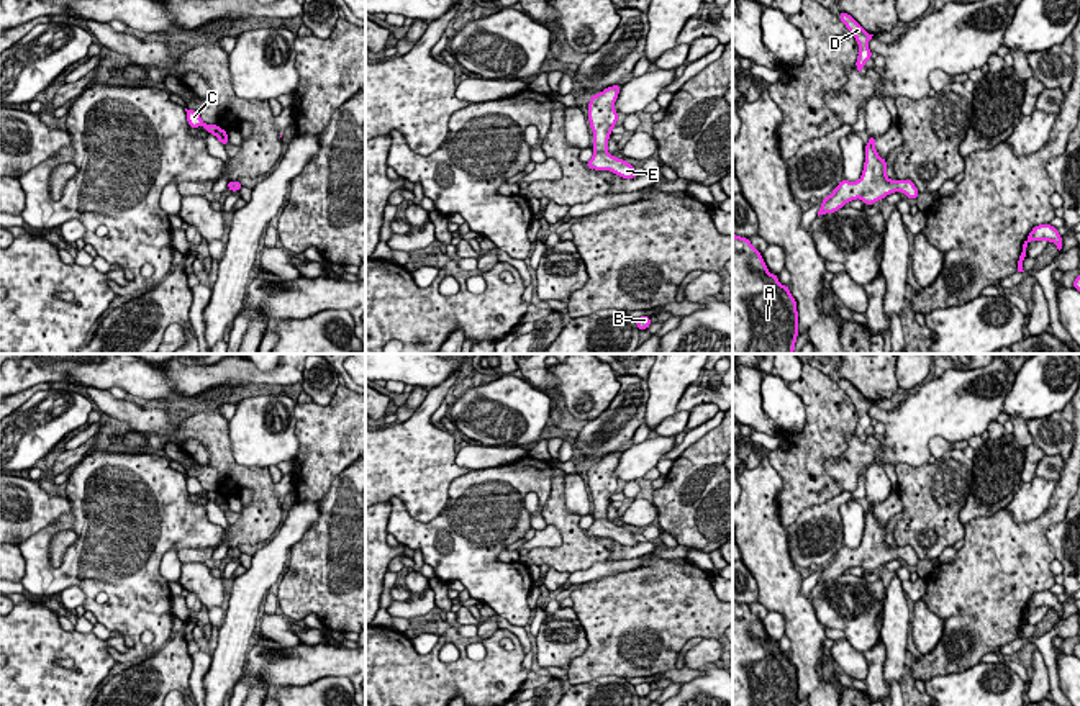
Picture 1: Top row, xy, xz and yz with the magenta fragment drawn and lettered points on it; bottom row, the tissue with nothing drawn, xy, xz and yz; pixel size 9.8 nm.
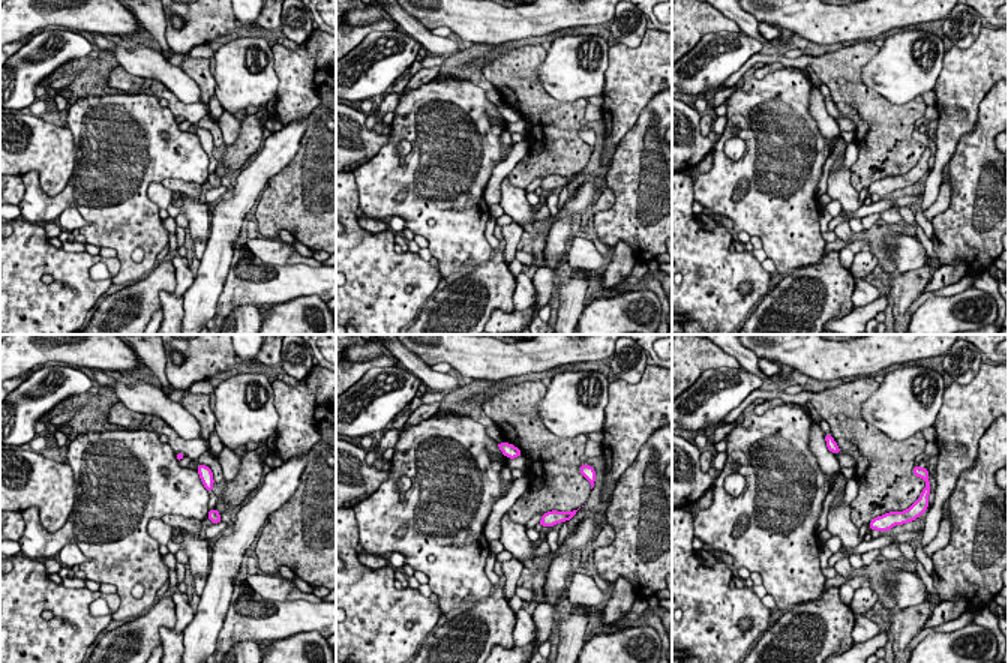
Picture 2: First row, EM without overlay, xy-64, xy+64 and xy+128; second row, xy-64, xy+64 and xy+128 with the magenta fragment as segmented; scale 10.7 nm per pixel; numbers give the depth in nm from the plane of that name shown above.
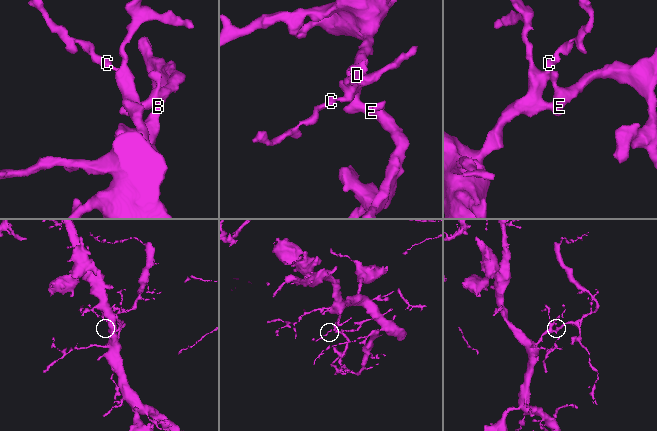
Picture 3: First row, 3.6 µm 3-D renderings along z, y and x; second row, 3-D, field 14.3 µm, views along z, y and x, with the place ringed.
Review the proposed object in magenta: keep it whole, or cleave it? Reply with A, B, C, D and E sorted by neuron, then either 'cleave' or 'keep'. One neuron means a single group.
groups A B C D E; keep

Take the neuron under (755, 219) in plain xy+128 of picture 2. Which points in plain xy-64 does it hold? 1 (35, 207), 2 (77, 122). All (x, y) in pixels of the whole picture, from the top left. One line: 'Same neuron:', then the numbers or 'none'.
Same neuron: 1, 2

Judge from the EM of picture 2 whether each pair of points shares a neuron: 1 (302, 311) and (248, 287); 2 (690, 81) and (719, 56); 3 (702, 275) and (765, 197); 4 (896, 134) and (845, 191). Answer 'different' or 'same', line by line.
1: different
2: same
3: different
4: different

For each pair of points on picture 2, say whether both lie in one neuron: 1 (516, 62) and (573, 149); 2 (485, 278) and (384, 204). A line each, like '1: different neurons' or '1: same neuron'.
1: same neuron
2: different neurons

